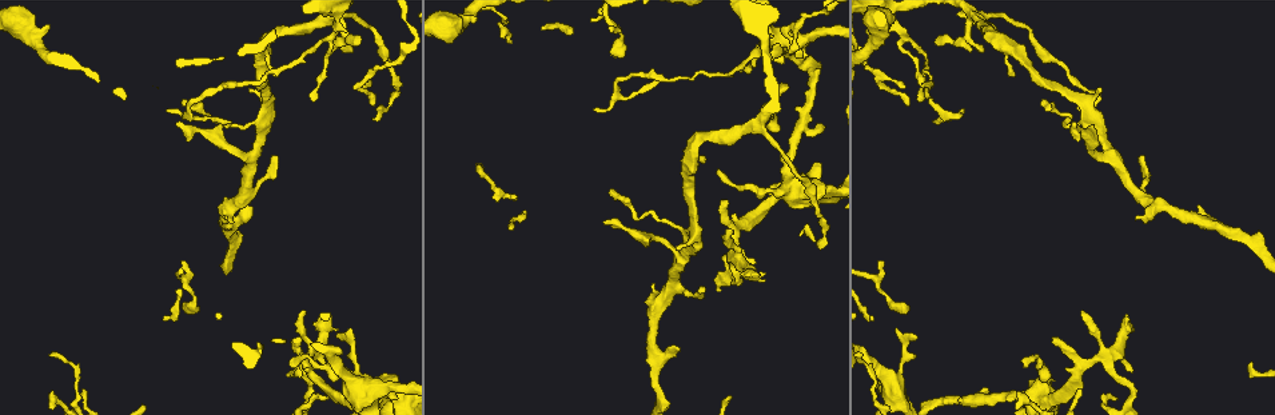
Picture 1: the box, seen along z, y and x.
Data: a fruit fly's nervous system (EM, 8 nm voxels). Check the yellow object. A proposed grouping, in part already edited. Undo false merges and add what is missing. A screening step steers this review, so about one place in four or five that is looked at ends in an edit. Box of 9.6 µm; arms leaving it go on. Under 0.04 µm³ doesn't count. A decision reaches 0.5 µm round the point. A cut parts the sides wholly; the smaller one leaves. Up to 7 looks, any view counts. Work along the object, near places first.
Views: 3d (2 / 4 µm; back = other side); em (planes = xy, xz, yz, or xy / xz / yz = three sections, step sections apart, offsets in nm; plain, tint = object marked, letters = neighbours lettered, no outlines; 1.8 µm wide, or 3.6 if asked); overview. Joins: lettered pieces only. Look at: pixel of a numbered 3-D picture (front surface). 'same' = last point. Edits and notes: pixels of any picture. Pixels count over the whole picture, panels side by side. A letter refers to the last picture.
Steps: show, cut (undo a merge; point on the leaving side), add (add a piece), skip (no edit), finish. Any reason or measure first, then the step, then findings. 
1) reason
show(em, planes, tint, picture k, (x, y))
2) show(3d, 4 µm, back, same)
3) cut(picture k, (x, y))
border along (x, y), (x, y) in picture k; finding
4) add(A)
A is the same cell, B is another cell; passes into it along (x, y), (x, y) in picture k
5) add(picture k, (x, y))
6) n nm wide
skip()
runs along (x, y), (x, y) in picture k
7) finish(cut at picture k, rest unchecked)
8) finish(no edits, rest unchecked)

free end
show(em, planes, letters, picture 1, (302, 311))

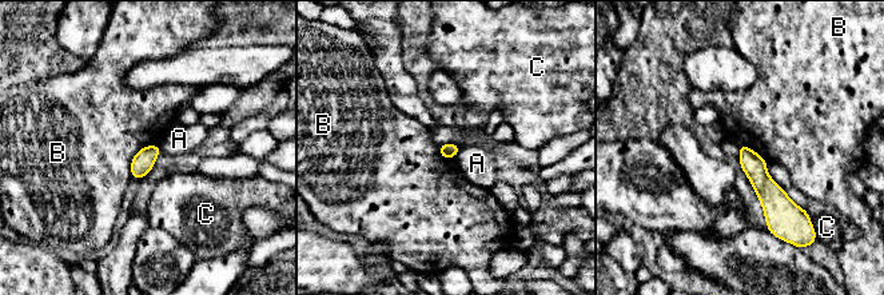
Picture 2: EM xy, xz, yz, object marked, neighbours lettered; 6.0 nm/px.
skip()
A, B and C are other cells; runs along (743, 148), (773, 199), (773, 224) in picture 2; no lettered piece goes on from it

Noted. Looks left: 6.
an open end
show(em, 3.6 µm, planes, plain, picture 1, (180, 121))

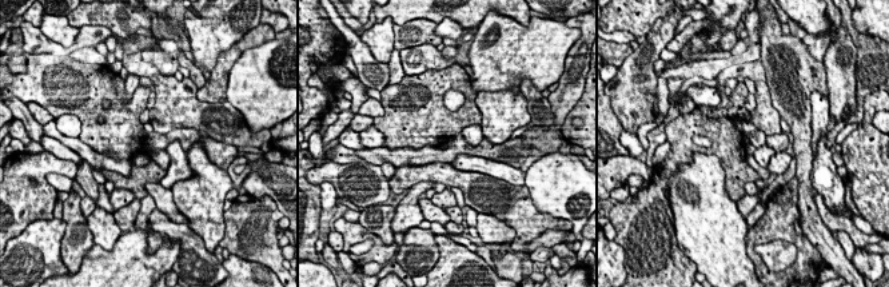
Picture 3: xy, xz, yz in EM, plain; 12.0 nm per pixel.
with the object marked
show(em, 3.6 µm, planes, tint, same)

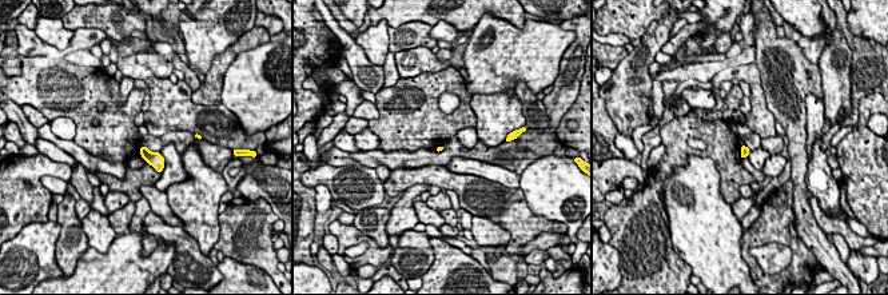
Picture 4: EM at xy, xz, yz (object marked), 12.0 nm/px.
show(em, 3.6 µm, planes, letters, same)

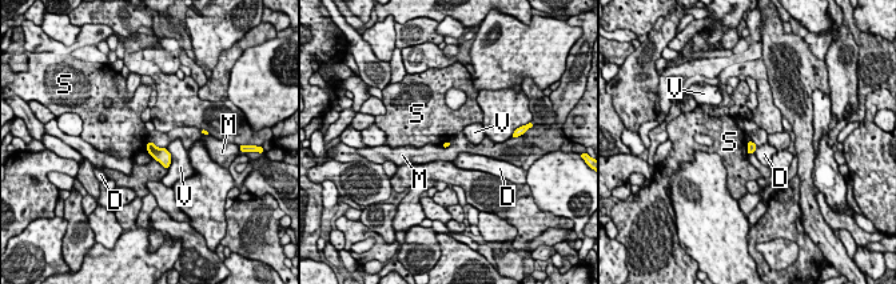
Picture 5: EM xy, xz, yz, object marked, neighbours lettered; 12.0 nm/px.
skip()
D, M, S and V are other cells; border along (152, 156), (167, 168) in picture 5; none of them fits

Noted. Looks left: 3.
branch point
show(em, xy, step 16, tint, picture 1, (360, 401))

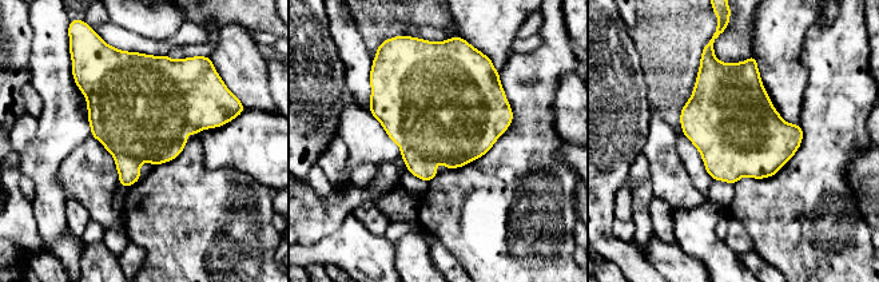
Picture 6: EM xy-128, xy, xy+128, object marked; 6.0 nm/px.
show(em, xz, step 4, letters, same)

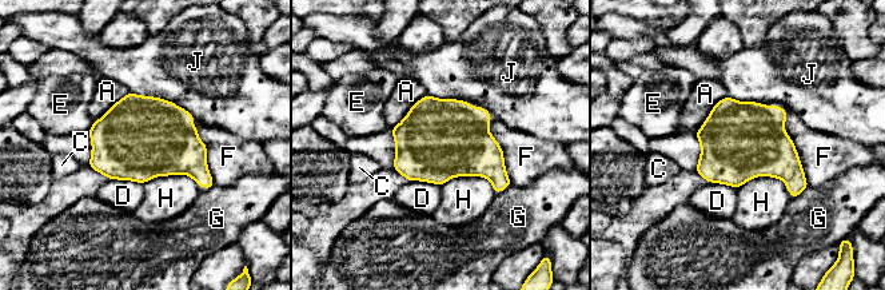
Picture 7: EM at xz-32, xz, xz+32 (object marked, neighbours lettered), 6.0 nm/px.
480 nm wide
skip()
A, C, D, E, F, G, H and J are other cells; border along (487, 127), (501, 147), (511, 185) in picture 7; one neuron here

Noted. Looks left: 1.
finish(no edits, rest unchecked)

